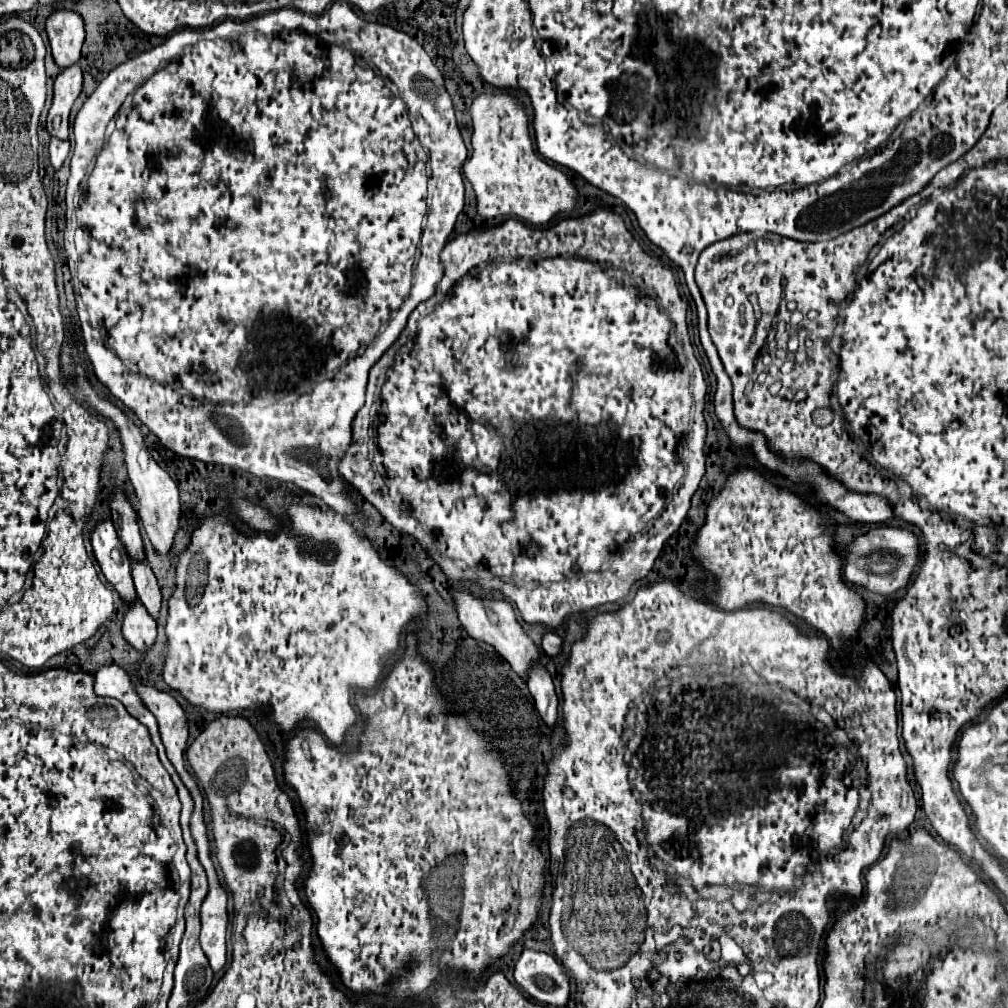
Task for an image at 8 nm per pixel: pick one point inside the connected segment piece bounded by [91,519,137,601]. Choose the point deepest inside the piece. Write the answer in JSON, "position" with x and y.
{"position":[109,551]}

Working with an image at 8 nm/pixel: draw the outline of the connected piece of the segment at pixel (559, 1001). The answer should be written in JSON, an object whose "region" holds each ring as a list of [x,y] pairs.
{"region":[[[523,949],[515,963],[515,983],[543,1005],[567,1005],[571,981],[555,957]]]}

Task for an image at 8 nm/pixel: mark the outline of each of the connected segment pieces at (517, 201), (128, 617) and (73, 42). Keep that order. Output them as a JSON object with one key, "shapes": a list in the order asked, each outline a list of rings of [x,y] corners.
{"shapes":[[[[507,91],[479,93],[469,105],[469,113],[473,117],[473,153],[465,161],[463,173],[473,185],[477,215],[481,219],[515,215],[531,225],[547,225],[555,217],[569,215],[577,209],[579,193],[571,179],[543,161],[541,155],[535,155],[529,137],[529,117],[517,97]]],[[[141,601],[125,603],[123,611],[123,637],[137,649],[145,651],[153,645],[157,635],[157,623],[147,613]]],[[[55,9],[45,23],[49,45],[55,57],[55,63],[65,69],[71,63],[77,63],[81,57],[81,45],[85,39],[83,19],[71,9]]]]}

